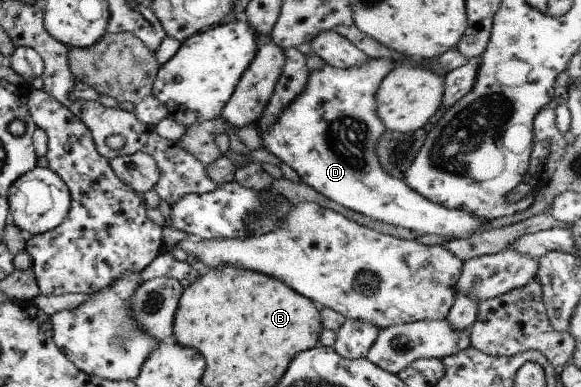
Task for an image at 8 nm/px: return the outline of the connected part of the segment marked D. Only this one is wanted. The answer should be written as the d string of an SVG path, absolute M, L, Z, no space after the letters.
M376 57L369 58L366 65L348 69L325 64L321 69L310 71L306 89L282 111L268 131L259 132L261 147L289 165L302 182L328 199L376 221L406 227L418 236L434 233L438 237L459 239L482 232L487 219L432 203L410 189L405 181L382 169L376 143L387 129L376 113L375 95L382 79L395 68L394 62Z

